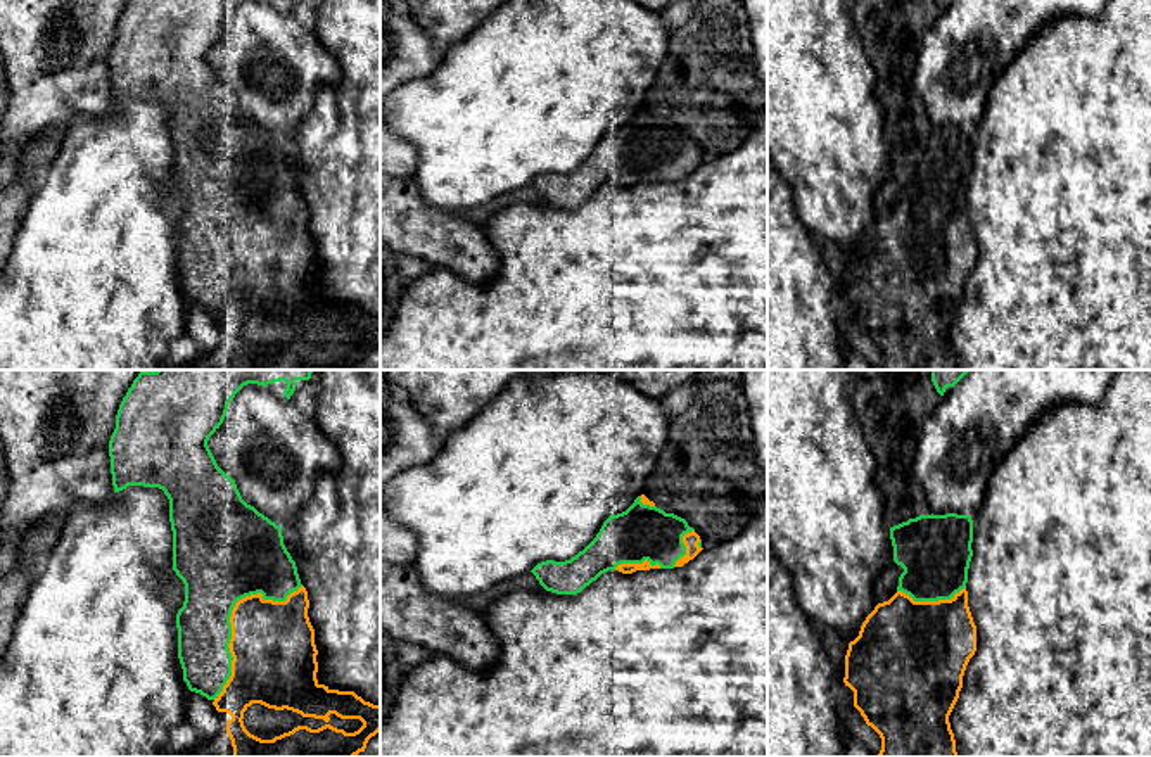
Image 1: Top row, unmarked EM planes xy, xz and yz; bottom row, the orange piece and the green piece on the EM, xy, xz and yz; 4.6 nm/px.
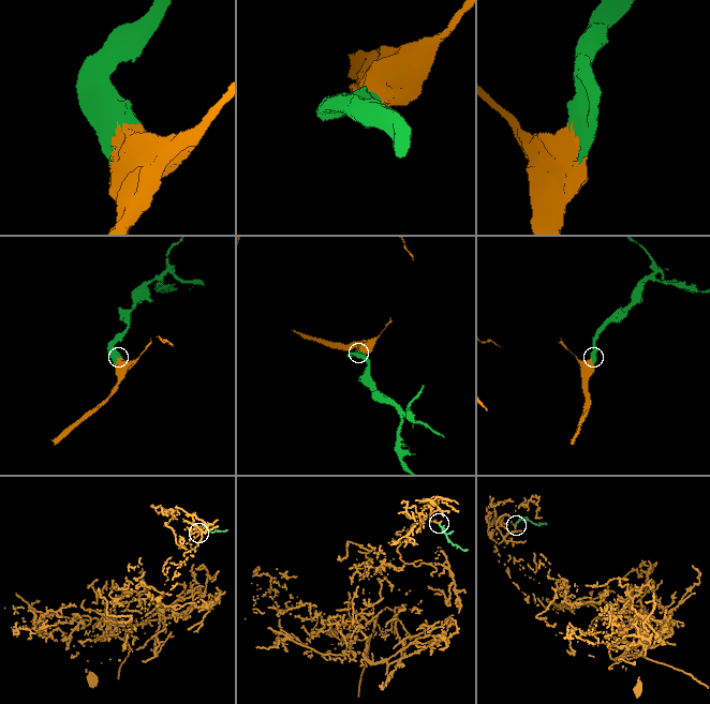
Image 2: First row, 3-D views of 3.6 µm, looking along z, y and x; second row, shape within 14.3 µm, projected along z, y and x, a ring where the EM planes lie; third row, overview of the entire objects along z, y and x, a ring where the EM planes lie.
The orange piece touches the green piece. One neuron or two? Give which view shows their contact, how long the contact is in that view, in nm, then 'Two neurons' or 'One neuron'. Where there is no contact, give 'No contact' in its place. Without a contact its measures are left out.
Touches orange in xy. Shared border 700 nm. One neuron

